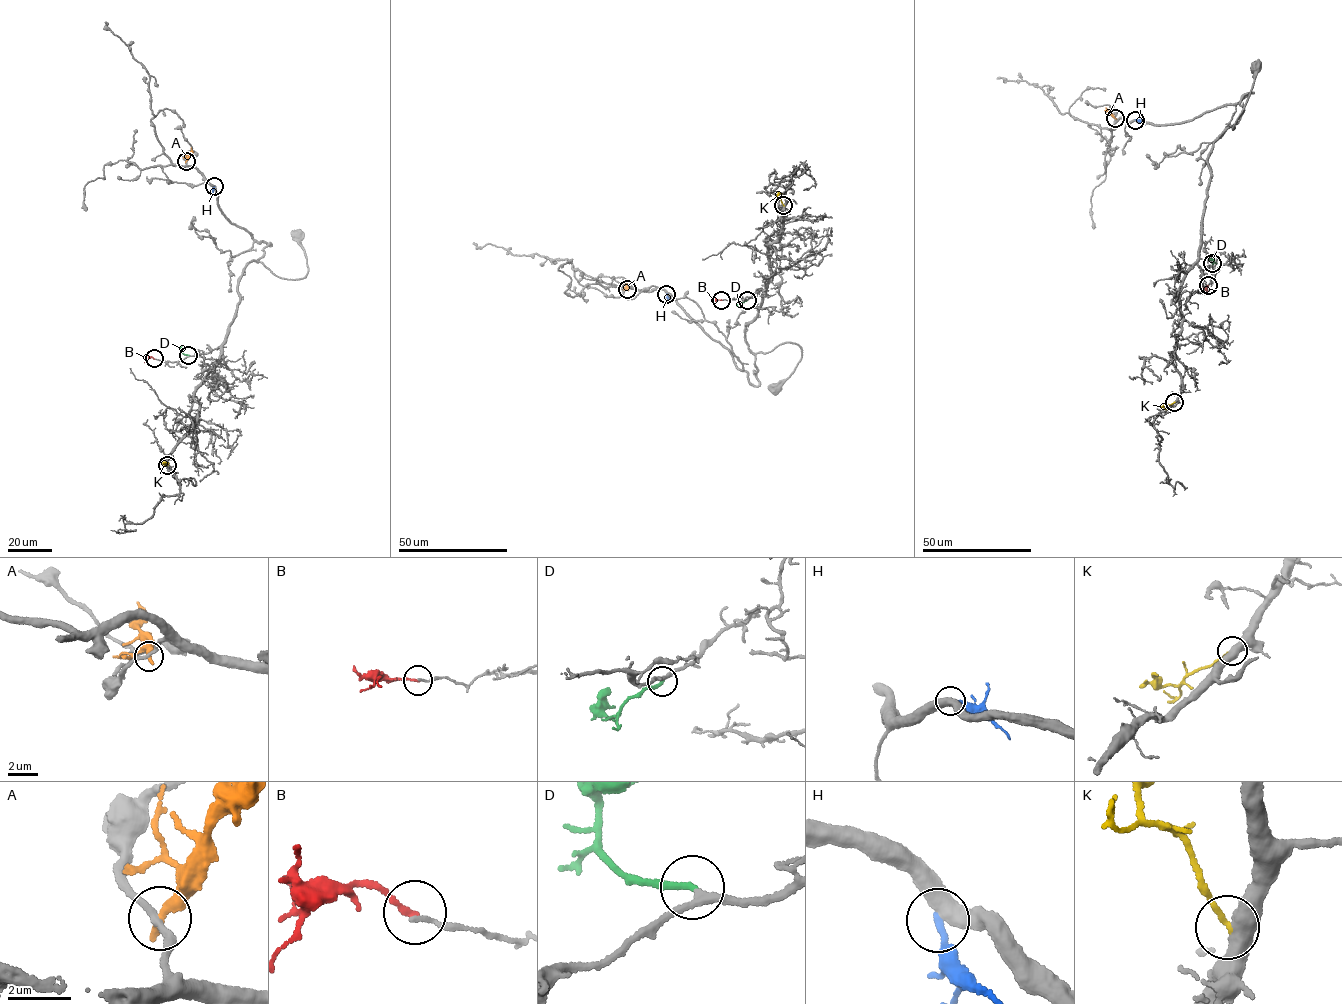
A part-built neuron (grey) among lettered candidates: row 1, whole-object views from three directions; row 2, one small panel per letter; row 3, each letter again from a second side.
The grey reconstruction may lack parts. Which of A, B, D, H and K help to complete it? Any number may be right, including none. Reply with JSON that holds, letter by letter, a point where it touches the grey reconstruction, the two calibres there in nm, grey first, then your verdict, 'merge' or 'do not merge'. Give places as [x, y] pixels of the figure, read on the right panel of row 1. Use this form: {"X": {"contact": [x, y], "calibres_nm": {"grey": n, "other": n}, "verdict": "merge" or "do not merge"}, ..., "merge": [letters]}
{"A": {"contact": [1115, 118], "calibres_nm": {"grey": 220, "other": 360}, "verdict": "do not merge"}, "B": {"contact": [1208, 285], "calibres_nm": {"grey": 140, "other": 150}, "verdict": "do not merge"}, "D": {"contact": [1212, 263], "calibres_nm": {"grey": 220, "other": 240}, "verdict": "merge"}, "H": {"contact": [1135, 120], "calibres_nm": {"grey": 480, "other": 240}, "verdict": "do not merge"}, "K": {"contact": [1174, 402], "calibres_nm": {"grey": 550, "other": 160}, "verdict": "do not merge"}, "merge": ["D"]}

